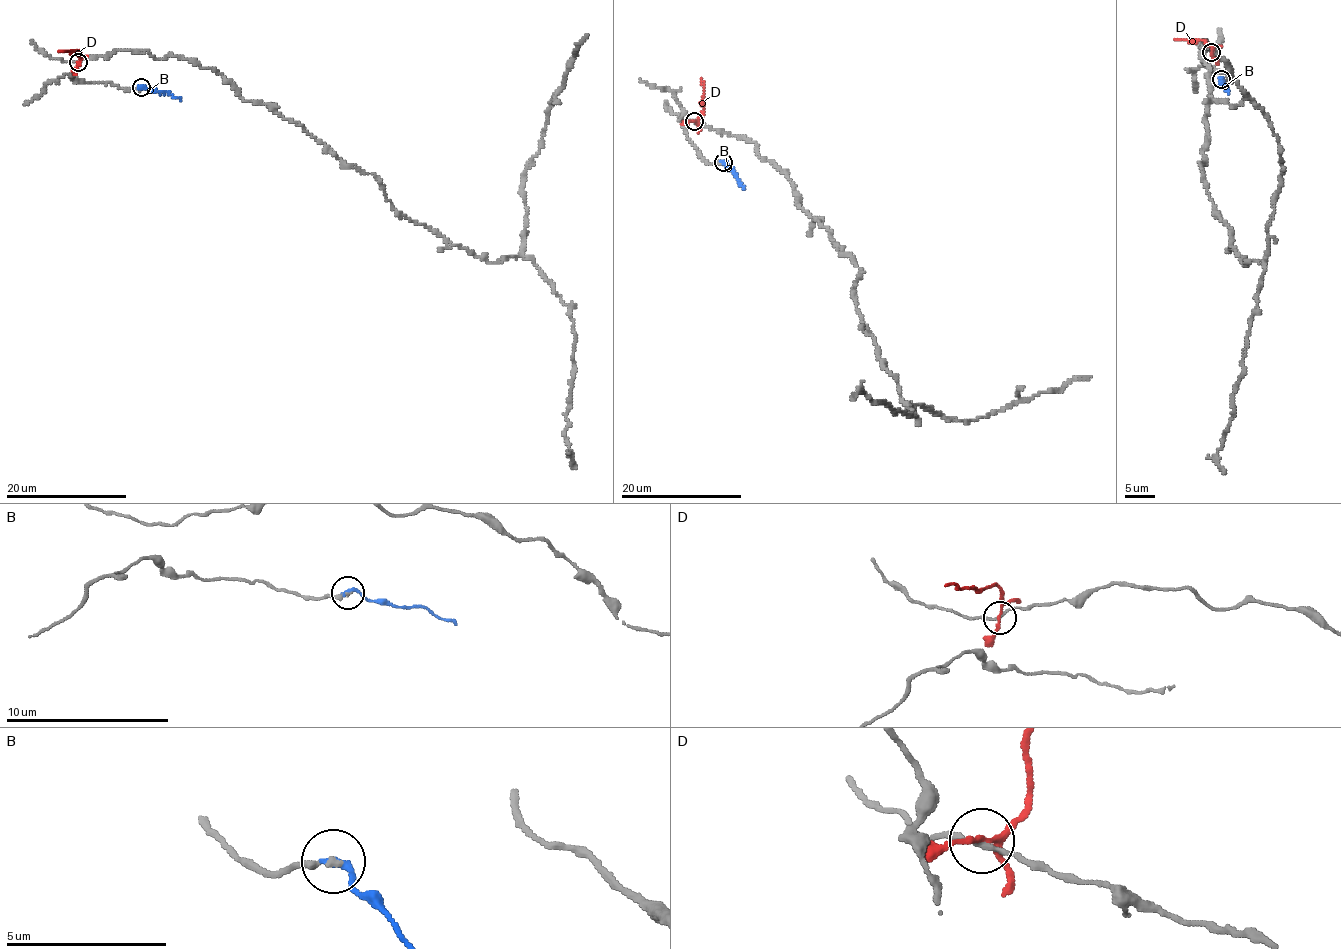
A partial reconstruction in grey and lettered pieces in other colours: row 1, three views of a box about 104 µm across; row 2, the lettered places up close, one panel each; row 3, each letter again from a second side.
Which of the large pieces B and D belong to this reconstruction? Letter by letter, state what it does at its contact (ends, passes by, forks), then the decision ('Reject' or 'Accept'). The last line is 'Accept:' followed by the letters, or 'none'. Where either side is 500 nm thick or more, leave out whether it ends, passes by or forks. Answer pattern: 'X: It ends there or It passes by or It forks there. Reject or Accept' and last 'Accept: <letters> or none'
B: It ends there. Accept
D: It forks there. Reject
Accept: B

